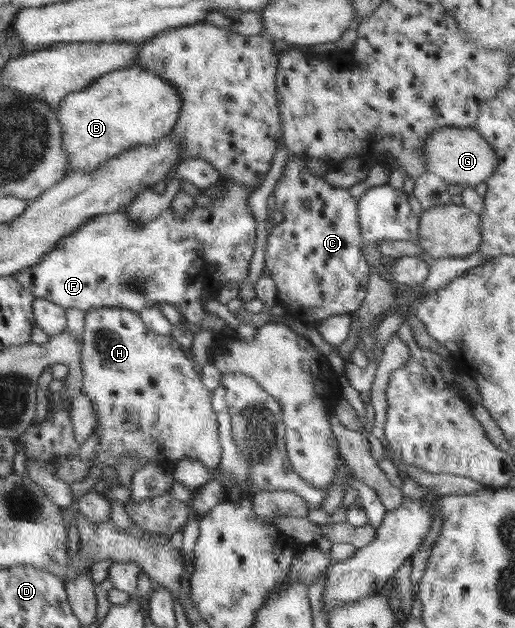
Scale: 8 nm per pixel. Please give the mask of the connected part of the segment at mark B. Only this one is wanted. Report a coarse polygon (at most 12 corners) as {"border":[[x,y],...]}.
{"border":[[131,66],[53,109],[66,172],[170,134],[181,99]]}

